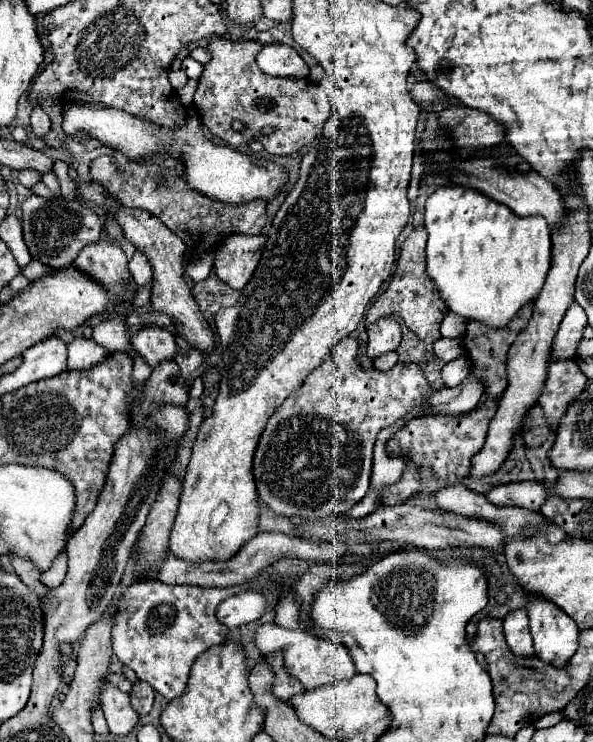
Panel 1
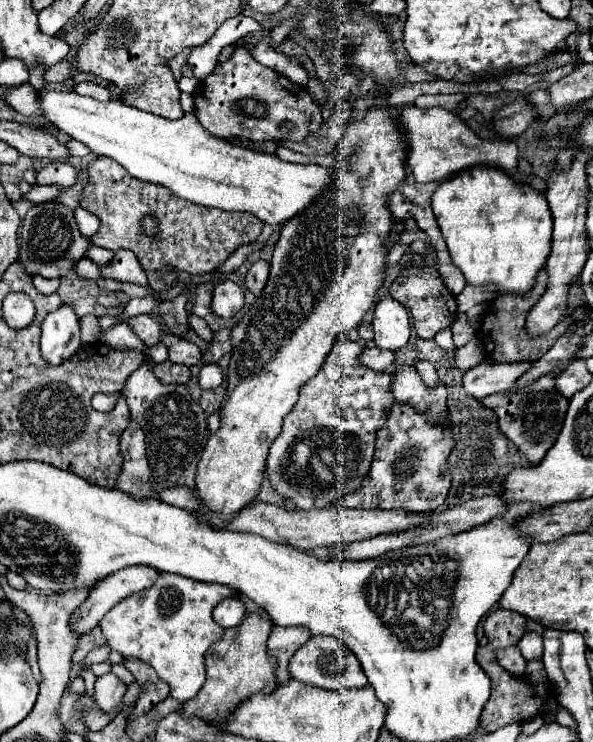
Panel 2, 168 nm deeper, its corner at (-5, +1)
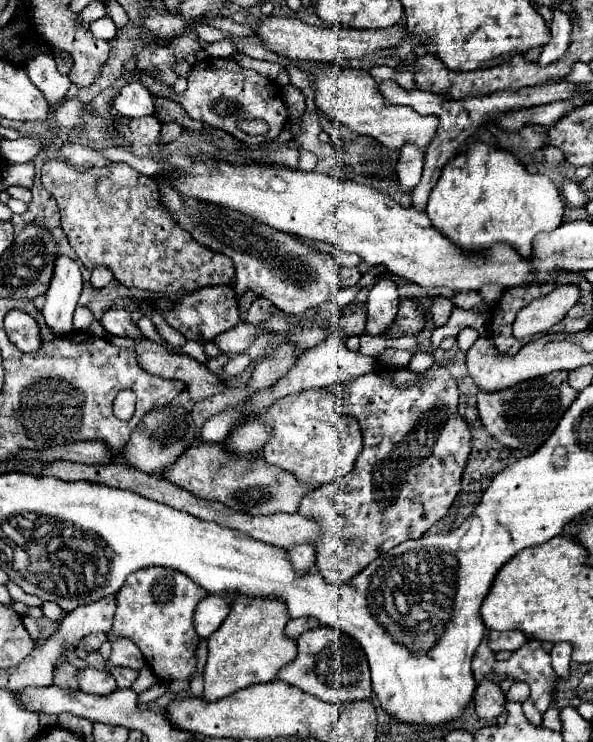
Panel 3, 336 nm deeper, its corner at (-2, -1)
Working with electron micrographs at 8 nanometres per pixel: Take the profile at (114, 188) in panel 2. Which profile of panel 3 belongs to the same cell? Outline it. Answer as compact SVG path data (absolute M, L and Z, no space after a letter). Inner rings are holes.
M52 159L44 163L40 179L58 201L62 229L88 271L106 267L120 285L166 297L180 293L180 289L196 291L234 281L232 261L200 247L188 231L180 229L160 203L154 179L140 175L126 163L78 171L62 159Z

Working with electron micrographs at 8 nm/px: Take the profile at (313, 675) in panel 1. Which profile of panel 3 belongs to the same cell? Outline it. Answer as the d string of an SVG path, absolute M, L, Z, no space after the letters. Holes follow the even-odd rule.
M328 625L310 629L300 635L296 659L280 669L278 679L328 703L362 701L362 699L370 699L372 693L370 667L360 643L354 641L344 631Z

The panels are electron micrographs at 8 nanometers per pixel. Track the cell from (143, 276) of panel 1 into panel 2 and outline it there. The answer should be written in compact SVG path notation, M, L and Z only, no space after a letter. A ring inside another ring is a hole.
M165 333L163 335L163 343L169 349L169 361L171 363L179 363L179 365L191 367L201 357L201 349L195 343L187 341L183 337L177 337L173 333Z

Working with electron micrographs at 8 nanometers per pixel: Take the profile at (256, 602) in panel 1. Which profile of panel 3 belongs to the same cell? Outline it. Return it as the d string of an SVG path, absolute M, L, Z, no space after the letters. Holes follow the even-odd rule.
M206 595L194 611L194 627L200 639L208 639L228 617L230 605L218 595Z

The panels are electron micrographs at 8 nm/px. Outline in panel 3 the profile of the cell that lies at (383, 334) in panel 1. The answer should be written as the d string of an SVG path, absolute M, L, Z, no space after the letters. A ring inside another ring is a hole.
M380 277L368 293L366 331L370 335L382 335L394 323L394 317L398 313L398 303L400 295L396 281L390 277Z

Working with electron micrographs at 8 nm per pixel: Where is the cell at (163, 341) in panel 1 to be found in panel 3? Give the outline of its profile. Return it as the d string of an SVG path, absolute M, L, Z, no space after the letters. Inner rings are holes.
M114 307L106 309L102 313L100 323L112 335L122 335L122 337L138 337L138 335L142 335L140 329L136 325L132 325L130 313L126 309L114 309Z

